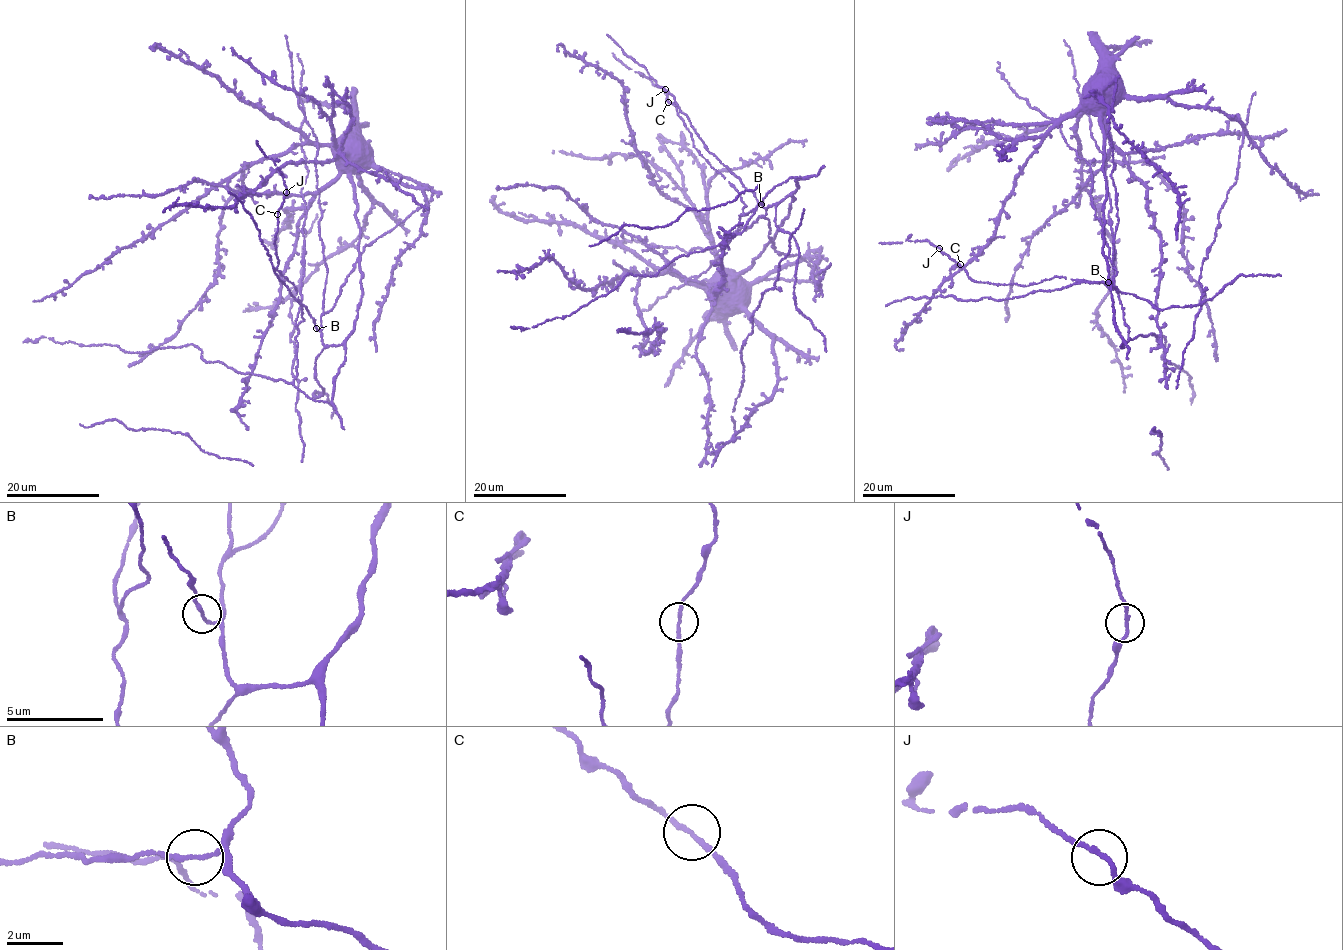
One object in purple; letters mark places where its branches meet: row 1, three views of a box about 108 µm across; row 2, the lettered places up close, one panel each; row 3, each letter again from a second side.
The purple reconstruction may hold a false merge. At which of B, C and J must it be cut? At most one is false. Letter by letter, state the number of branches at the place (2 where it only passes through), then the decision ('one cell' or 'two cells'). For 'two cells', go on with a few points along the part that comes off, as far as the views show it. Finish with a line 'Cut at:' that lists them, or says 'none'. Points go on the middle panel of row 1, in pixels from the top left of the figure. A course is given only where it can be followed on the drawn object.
B: 2 | one cell
C: 2 | one cell
J: 2 | one cell
Cut at: none

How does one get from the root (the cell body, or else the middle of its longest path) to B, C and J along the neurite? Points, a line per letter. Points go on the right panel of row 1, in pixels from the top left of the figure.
B: (1098, 84), (1095, 99), (1103, 130), (1107, 187), (1103, 253), (1116, 290), (1114, 282), (1108, 282)
C: (1098, 84), (1103, 253), (1123, 347), (1123, 307), (1104, 282), (995, 284), (973, 280), (959, 264)
J: (1098, 84), (1107, 187), (1103, 253), (1123, 347), (1129, 330), (1123, 307), (1104, 282), (976, 281), (939, 248)

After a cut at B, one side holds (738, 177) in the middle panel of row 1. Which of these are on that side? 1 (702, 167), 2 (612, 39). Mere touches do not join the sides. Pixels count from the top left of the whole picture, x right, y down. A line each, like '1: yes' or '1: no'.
1: no
2: yes

